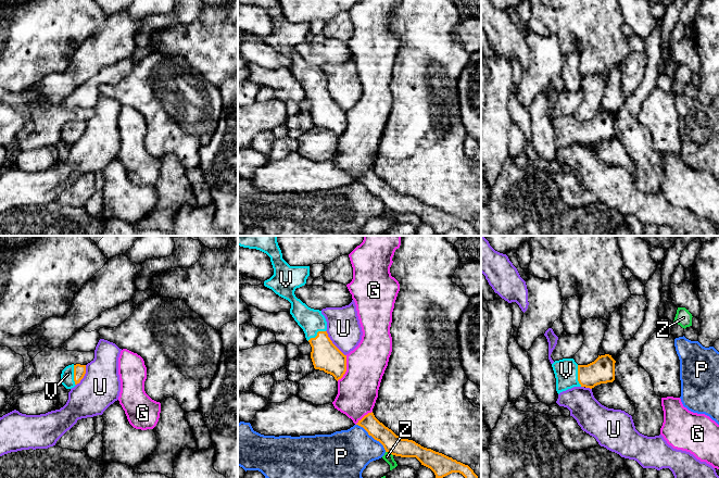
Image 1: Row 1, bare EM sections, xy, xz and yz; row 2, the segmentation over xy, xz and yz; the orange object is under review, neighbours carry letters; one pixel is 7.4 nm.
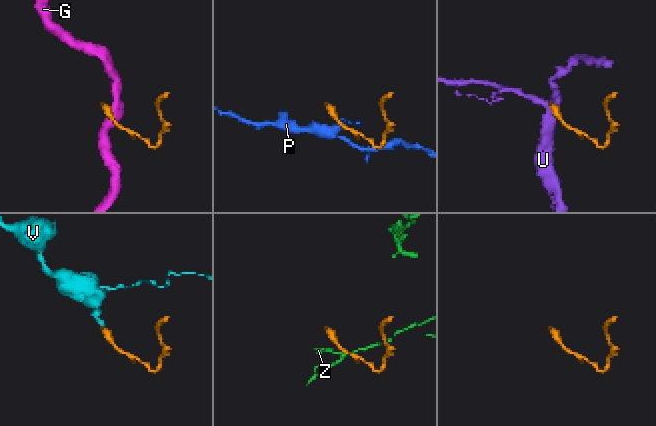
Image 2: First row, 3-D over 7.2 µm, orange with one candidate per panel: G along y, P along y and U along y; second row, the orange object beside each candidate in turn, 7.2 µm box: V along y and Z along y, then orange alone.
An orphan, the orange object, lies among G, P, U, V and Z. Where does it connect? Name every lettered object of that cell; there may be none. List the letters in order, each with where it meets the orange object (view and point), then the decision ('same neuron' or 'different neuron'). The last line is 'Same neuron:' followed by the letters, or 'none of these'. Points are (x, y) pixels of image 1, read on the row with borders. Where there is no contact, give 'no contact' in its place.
G: xz (345, 368) | different neuron
P: xz (373, 437) | different neuron
U: xz (332, 343) | different neuron
V: yz (578, 376) | same neuron
Z: xz (389, 452) | different neuron
Same neuron: V

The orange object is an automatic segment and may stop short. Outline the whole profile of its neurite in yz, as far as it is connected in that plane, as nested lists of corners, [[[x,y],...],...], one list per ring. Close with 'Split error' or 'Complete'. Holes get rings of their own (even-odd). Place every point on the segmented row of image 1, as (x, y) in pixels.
[[[609,354],[598,355],[594,362],[588,365],[578,365],[573,358],[555,361],[552,367],[556,378],[557,393],[573,387],[592,389],[601,383],[613,382],[615,363],[616,361]]]. Split error

